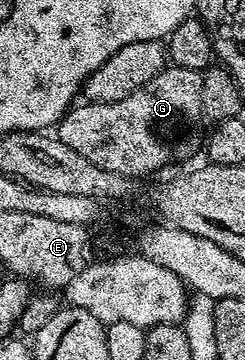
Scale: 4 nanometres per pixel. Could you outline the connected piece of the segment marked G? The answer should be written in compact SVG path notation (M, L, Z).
M165 66L154 81L146 81L142 89L134 89L130 97L113 103L89 103L81 102L73 106L68 114L58 124L58 138L74 153L86 157L86 161L94 161L98 169L110 169L110 173L122 173L133 177L148 175L151 171L160 171L187 155L196 151L196 146L201 146L202 131L200 135L200 123L205 122L202 109L202 81L201 72L185 67Z

